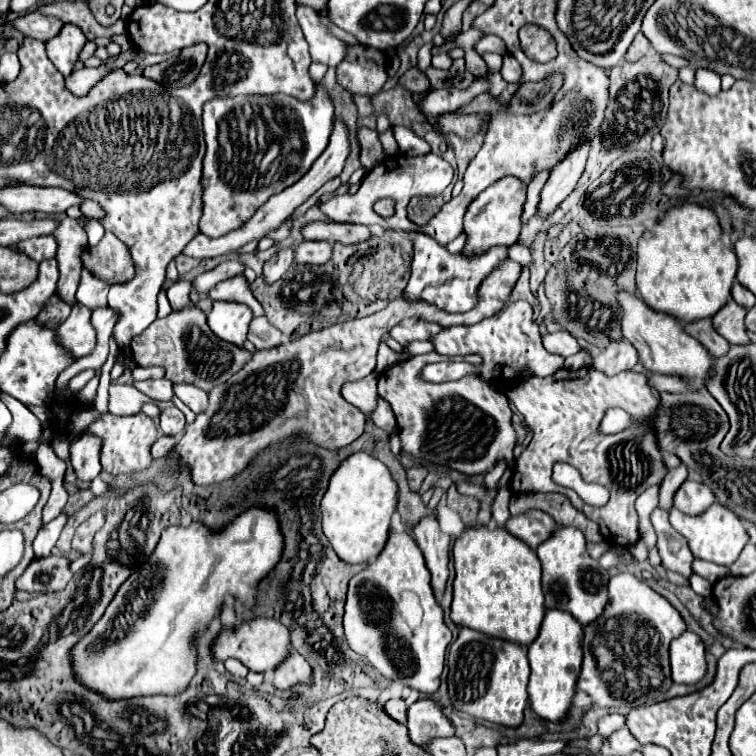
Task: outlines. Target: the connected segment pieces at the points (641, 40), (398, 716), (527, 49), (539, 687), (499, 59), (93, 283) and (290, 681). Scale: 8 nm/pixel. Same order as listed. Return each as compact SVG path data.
M639 32L639 36L635 36L635 40L631 42L625 58L627 60L639 60L641 56L645 56L651 50L651 42L643 36L643 32Z
M391 698L391 700L385 702L383 710L385 710L385 714L387 714L389 718L393 718L395 722L405 724L405 720L407 720L407 718L405 718L405 710L407 710L405 700L401 700L401 698Z
M525 24L519 30L519 38L521 38L521 46L523 46L523 52L527 54L527 58L537 60L537 62L549 62L555 58L557 44L543 26Z
M547 610L537 640L529 646L529 700L531 708L549 722L561 722L569 716L571 700L575 696L577 678L583 662L583 626L569 614Z
M485 53L482 55L485 60L490 73L499 72L502 67L503 57L495 53Z
M87 268L81 270L81 280L79 280L79 288L75 294L75 298L79 302L89 304L89 308L93 310L99 304L107 304L107 292L109 292L107 282L103 282L95 274L91 274Z
M291 652L287 662L283 662L273 676L273 684L277 690L291 690L295 686L305 686L311 682L313 682L313 670L307 664L307 660L297 652Z

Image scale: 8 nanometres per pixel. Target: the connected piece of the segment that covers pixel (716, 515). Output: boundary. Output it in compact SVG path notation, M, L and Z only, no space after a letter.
M719 502L711 504L711 508L707 508L707 512L699 514L699 516L687 516L679 510L671 510L669 522L679 534L683 534L687 538L689 548L691 548L695 558L709 560L709 562L715 562L721 566L731 566L739 558L739 552L743 550L743 546L749 540L741 520L729 508L725 508Z

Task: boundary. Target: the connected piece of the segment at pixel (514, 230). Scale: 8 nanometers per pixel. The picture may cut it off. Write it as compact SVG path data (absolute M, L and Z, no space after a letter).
M503 176L499 180L499 184L491 184L487 190L481 192L471 202L471 206L467 208L467 214L465 214L467 244L463 250L465 252L483 252L495 244L509 246L509 244L517 242L525 200L527 200L527 186L515 176Z

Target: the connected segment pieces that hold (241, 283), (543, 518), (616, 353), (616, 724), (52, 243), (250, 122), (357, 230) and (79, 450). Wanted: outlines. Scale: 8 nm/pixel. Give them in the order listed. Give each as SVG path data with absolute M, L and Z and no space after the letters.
M237 274L233 278L219 282L215 288L209 290L209 298L211 300L227 300L227 302L243 302L243 304L249 304L254 317L263 314L263 306L259 304L259 300L255 300L255 296L249 288L249 282L243 274Z
M529 510L525 514L513 516L505 524L505 530L511 532L515 538L523 540L531 550L537 550L539 544L549 540L555 528L559 528L557 522L541 510Z
M611 340L609 346L593 360L593 366L607 374L617 374L621 370L631 370L637 360L637 352L627 340Z
M618 713L609 714L599 720L599 732L603 738L609 738L613 732L621 730L625 726L625 717Z
M43 236L43 238L31 238L21 244L17 244L25 254L29 254L33 260L41 262L47 258L55 258L57 254L57 240L55 236Z
M319 86L311 102L299 102L287 94L213 98L203 106L203 130L207 154L203 160L203 216L199 220L199 230L217 238L239 228L253 216L259 204L263 204L271 194L291 186L311 168L329 142L333 130L333 104Z
M309 222L301 226L301 234L305 240L327 240L341 244L357 244L373 236L373 228L363 224L345 224L345 222Z
M81 434L81 438L71 440L71 464L79 476L79 480L93 480L101 472L99 464L101 440L93 434Z

